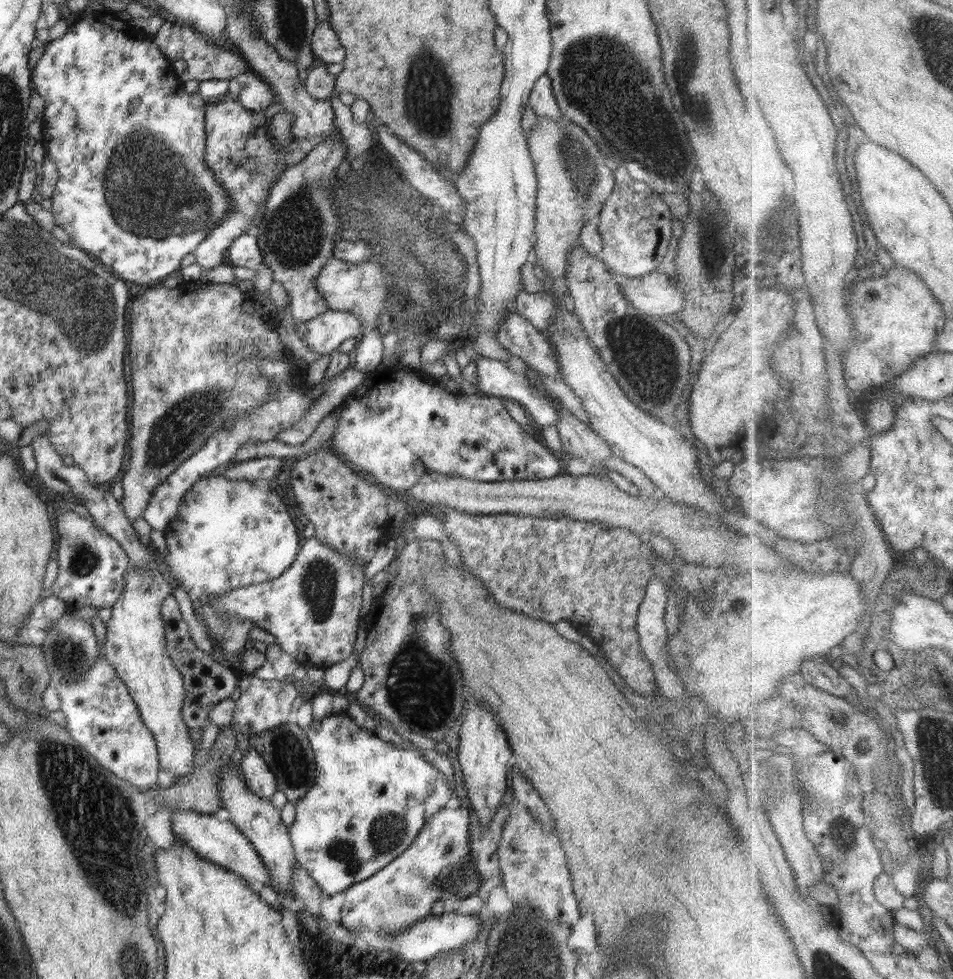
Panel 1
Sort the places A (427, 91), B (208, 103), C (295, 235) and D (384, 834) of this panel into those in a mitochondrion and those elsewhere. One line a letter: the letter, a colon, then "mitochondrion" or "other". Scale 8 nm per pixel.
A: mitochondrion
B: other
C: mitochondrion
D: mitochondrion

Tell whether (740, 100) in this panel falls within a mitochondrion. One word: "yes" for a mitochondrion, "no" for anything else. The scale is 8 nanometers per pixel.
no

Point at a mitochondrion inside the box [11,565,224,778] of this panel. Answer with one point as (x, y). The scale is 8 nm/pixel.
(69, 651)

